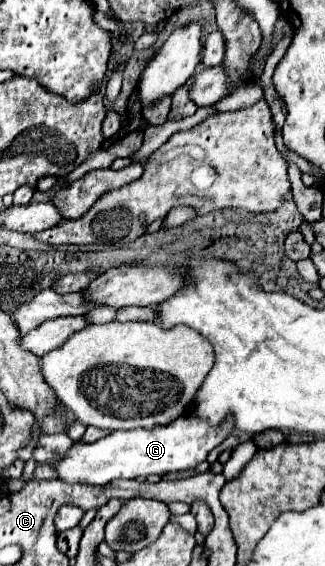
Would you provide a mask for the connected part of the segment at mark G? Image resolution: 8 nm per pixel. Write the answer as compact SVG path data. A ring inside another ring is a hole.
M185 414L169 426L159 426L153 430L111 432L93 444L73 444L73 448L53 466L59 472L59 478L65 482L87 482L97 486L107 484L115 478L145 478L149 474L165 476L195 468L231 432L233 414L229 414L219 426L211 426L197 414Z

